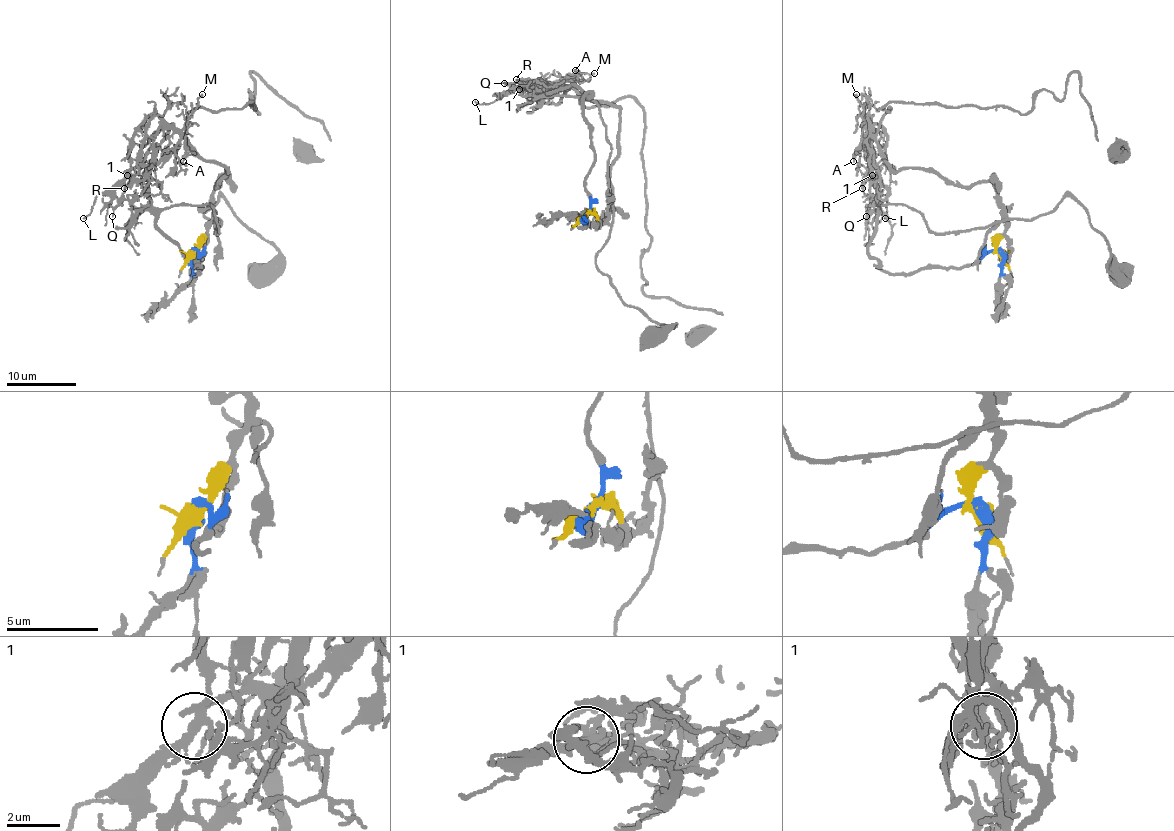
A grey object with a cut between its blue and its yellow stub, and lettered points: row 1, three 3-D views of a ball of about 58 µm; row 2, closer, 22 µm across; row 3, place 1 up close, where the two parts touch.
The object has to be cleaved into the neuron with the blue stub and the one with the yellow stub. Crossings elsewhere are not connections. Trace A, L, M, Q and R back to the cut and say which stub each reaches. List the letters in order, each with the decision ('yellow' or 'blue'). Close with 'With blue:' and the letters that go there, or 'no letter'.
A: yellow
L: blue
M: yellow
Q: blue
R: blue
With blue: L, Q, R

